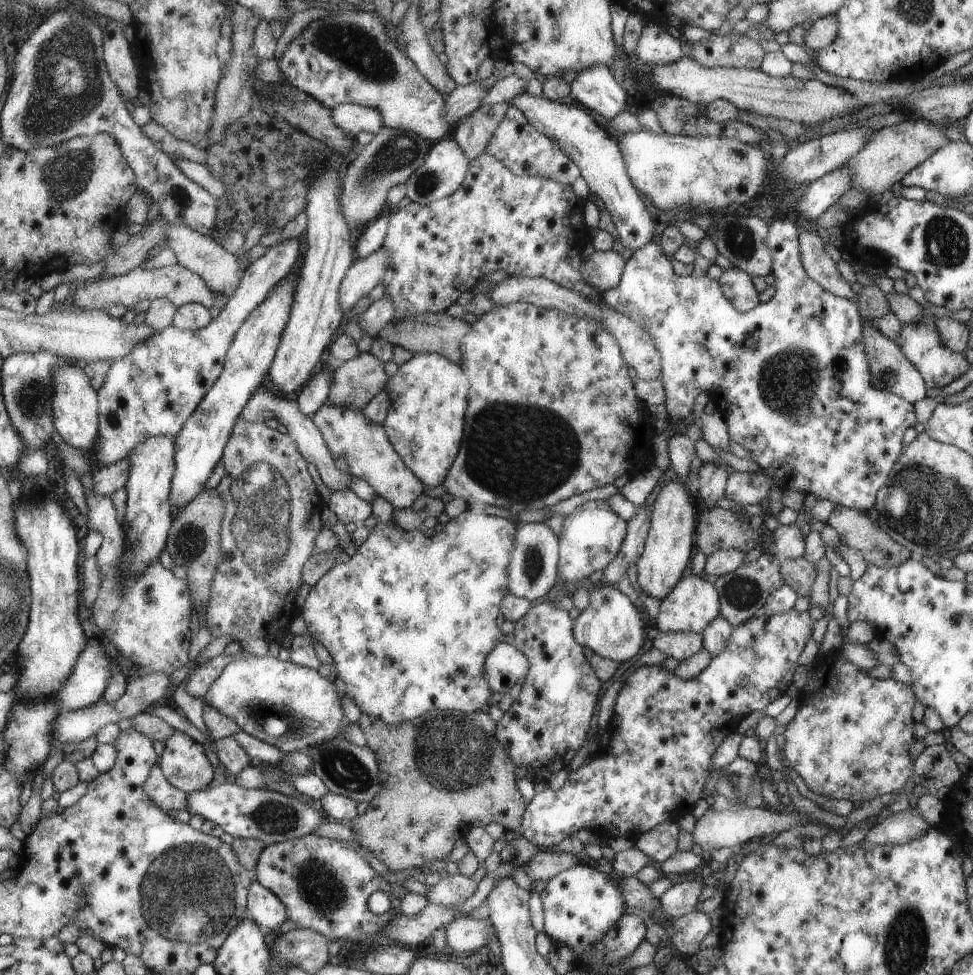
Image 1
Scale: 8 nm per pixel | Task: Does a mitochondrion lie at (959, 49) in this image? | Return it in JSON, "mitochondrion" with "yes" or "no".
{"mitochondrion":"no"}

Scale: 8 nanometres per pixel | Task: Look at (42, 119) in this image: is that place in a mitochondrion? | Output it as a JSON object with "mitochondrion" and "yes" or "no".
{"mitochondrion":"yes"}

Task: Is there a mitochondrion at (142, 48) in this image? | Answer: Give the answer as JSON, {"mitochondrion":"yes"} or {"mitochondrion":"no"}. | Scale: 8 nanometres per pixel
{"mitochondrion":"no"}

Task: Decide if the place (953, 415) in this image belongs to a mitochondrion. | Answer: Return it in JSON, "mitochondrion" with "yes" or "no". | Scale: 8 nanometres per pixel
{"mitochondrion":"no"}

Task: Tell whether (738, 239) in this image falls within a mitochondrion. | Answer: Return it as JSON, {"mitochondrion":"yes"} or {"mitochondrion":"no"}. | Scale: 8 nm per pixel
{"mitochondrion":"yes"}

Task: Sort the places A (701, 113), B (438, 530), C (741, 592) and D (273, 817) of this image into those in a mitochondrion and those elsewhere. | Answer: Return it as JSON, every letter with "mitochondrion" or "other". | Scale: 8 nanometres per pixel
{"A":"other","B":"other","C":"mitochondrion","D":"mitochondrion"}

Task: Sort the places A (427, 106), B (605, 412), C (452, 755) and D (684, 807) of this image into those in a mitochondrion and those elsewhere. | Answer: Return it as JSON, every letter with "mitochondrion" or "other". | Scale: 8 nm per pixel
{"A":"other","B":"other","C":"mitochondrion","D":"other"}

